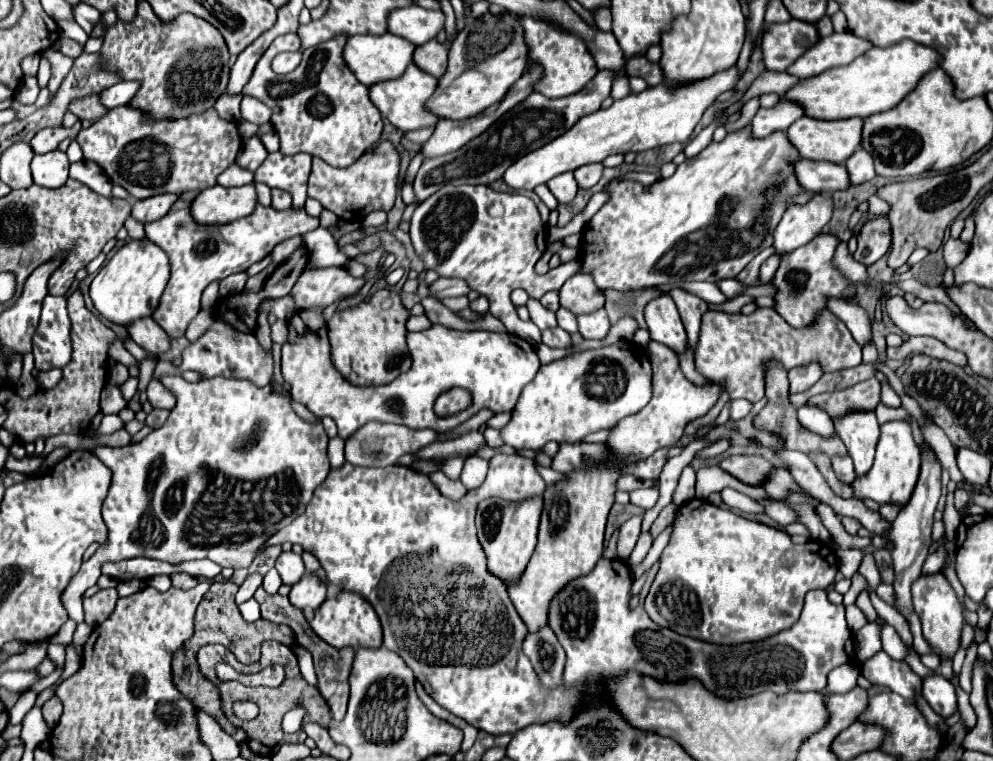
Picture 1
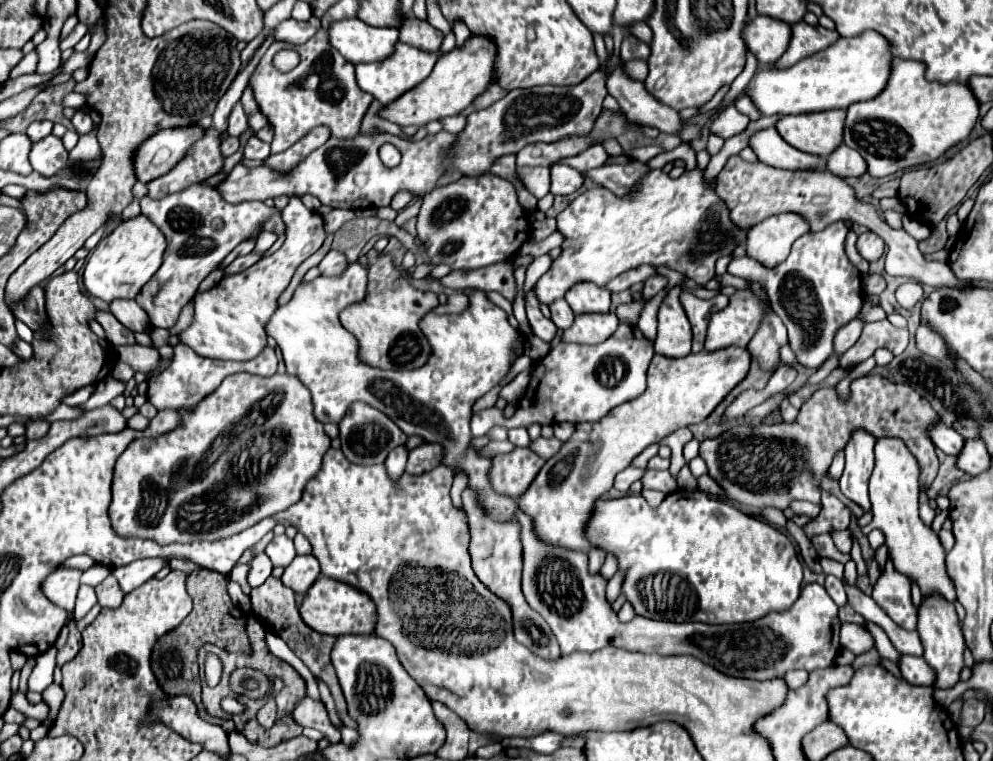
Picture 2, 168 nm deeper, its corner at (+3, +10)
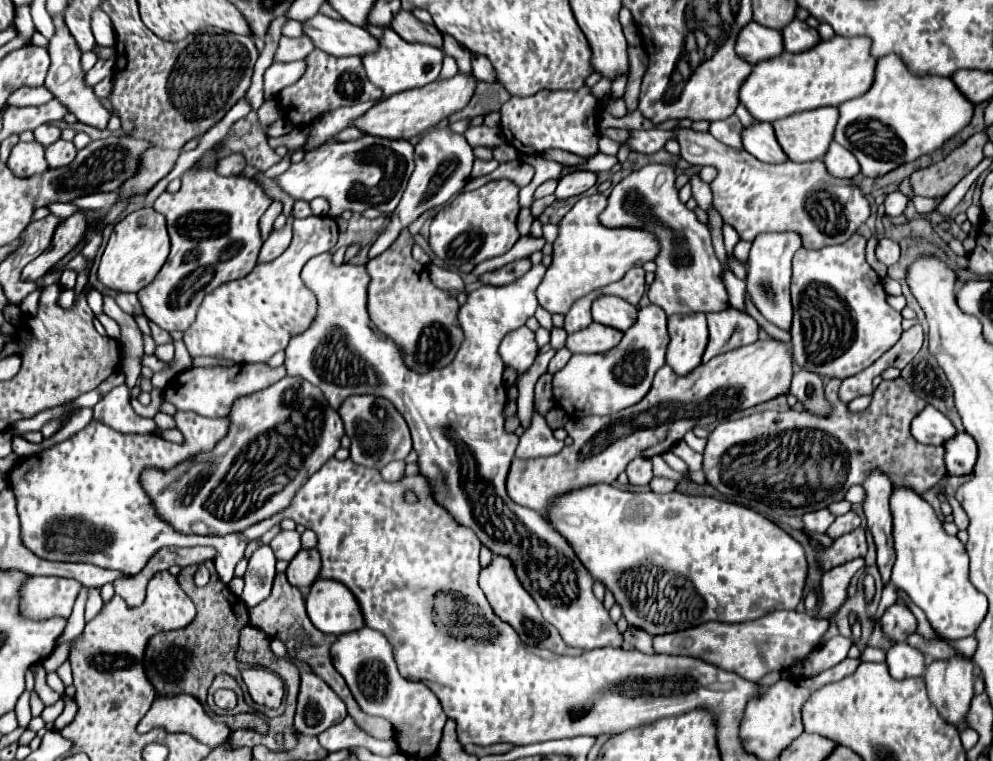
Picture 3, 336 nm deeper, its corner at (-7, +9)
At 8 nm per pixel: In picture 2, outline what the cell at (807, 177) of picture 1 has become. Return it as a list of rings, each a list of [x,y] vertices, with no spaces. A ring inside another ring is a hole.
[[[775,127],[761,129],[751,135],[749,147],[757,155],[757,159],[771,167],[783,167],[783,169],[807,169],[809,165],[823,167],[825,159],[813,157],[809,153],[801,153],[799,149],[793,149],[789,143],[781,139]]]

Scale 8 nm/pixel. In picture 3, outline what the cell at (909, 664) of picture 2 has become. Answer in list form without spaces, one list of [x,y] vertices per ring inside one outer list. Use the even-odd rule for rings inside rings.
[[[899,642],[887,652],[887,666],[891,676],[897,680],[923,676],[927,668],[925,656],[917,648],[909,646],[907,642]]]

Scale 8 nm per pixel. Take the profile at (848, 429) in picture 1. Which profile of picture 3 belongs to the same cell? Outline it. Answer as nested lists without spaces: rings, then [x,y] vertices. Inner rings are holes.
[[[879,468],[871,470],[863,480],[863,510],[867,516],[867,528],[873,534],[877,546],[877,566],[883,582],[889,582],[891,568],[895,562],[893,536],[891,536],[891,512],[889,512],[889,496],[891,496],[891,480]]]

